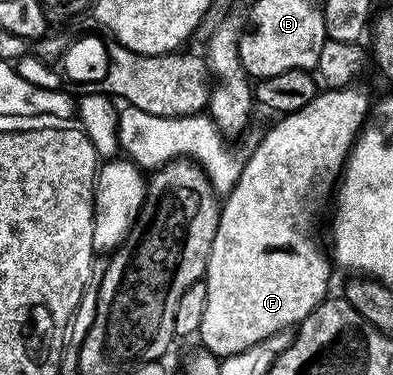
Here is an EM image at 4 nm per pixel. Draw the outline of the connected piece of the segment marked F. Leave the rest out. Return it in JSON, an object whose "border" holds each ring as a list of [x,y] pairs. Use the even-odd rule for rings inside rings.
{"border":[[[348,86],[345,88],[327,88],[326,90],[316,91],[313,102],[308,102],[306,106],[301,106],[301,110],[280,115],[279,120],[263,137],[259,140],[259,145],[251,152],[251,157],[243,160],[243,169],[233,186],[233,190],[222,201],[219,209],[219,225],[217,234],[213,238],[213,246],[209,250],[209,262],[205,279],[207,281],[207,297],[205,298],[205,315],[201,318],[201,326],[197,333],[197,340],[202,347],[206,348],[215,356],[220,358],[241,354],[249,350],[249,346],[257,346],[257,342],[267,340],[270,336],[278,336],[286,333],[286,328],[294,329],[303,323],[307,317],[316,308],[317,305],[328,299],[329,292],[327,287],[331,284],[332,261],[328,253],[319,249],[319,244],[313,237],[307,233],[307,227],[311,224],[311,203],[319,200],[327,192],[327,187],[336,183],[337,177],[343,171],[343,165],[347,163],[347,158],[351,154],[351,147],[355,145],[355,137],[363,131],[363,125],[366,124],[368,115],[373,107],[373,100],[367,97],[367,92],[360,86]]]}

